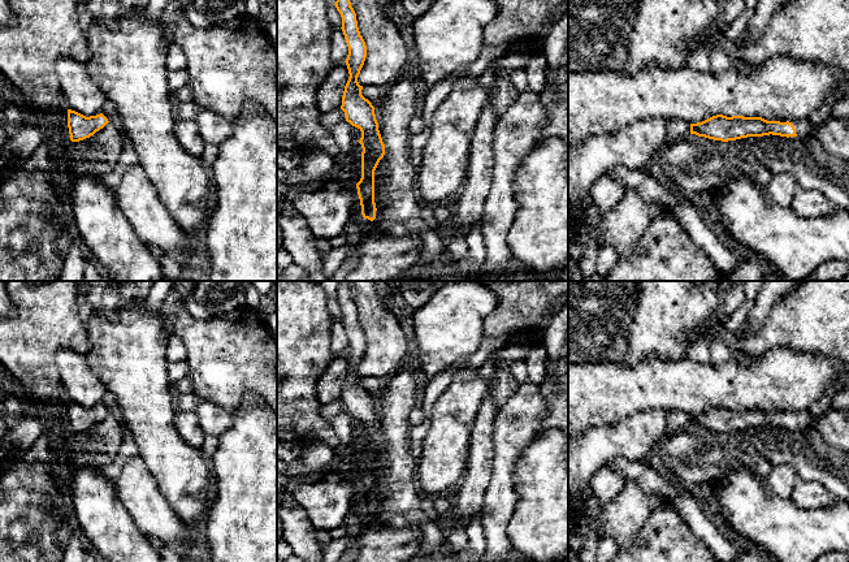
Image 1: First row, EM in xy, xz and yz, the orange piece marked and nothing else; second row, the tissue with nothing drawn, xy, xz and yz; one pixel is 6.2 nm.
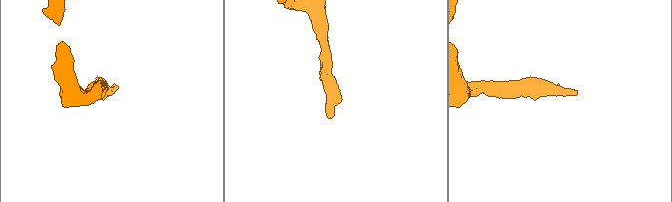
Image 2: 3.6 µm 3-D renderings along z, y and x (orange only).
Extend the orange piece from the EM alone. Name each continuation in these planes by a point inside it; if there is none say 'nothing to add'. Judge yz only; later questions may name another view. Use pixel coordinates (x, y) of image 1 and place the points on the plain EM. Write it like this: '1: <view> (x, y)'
1: yz (804, 418)

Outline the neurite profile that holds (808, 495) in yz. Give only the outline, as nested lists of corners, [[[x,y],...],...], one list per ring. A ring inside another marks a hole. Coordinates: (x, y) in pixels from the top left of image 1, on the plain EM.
[[[800,481],[794,487],[789,498],[805,510],[828,507],[837,500],[829,490],[816,481]]]

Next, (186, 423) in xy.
[[[176,411],[174,425],[181,437],[192,448],[202,448],[205,433],[203,432],[195,411]]]

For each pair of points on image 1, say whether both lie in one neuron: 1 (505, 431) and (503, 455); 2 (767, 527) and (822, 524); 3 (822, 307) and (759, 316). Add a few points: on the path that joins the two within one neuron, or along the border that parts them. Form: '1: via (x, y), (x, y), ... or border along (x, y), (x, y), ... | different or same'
1: via (505, 437), (505, 449) | same
2: via (780, 527), (809, 527) | same
3: border along (787, 294), (757, 331), (744, 333), (740, 329) | different

